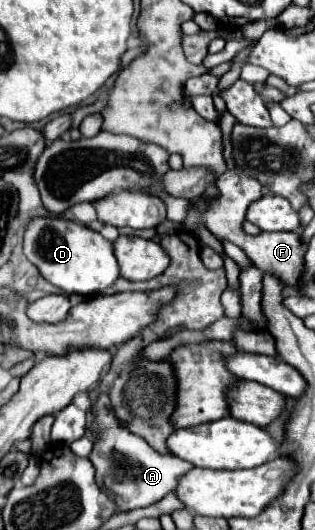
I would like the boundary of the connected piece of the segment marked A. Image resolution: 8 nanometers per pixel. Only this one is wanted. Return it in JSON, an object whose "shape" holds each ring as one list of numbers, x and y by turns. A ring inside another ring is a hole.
{"shape":[[105,392,99,396,99,400,95,400,95,408,91,408,89,434,93,440,89,458,95,466,95,480,97,486,115,502,115,514,147,508,159,502,165,494,175,490,177,478,193,468,193,464,181,458,155,452,141,436,127,432,127,428,123,428,115,416,111,416,111,400,107,400]]}

